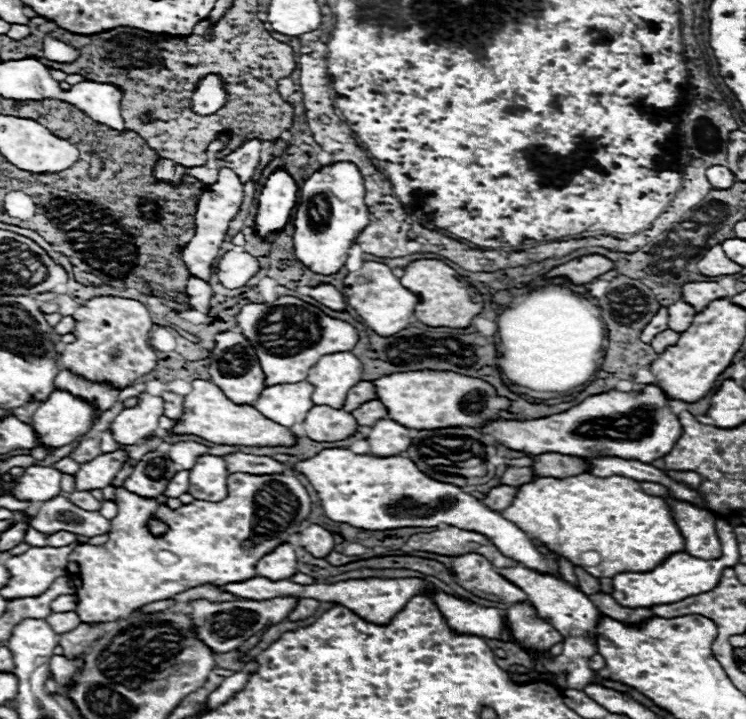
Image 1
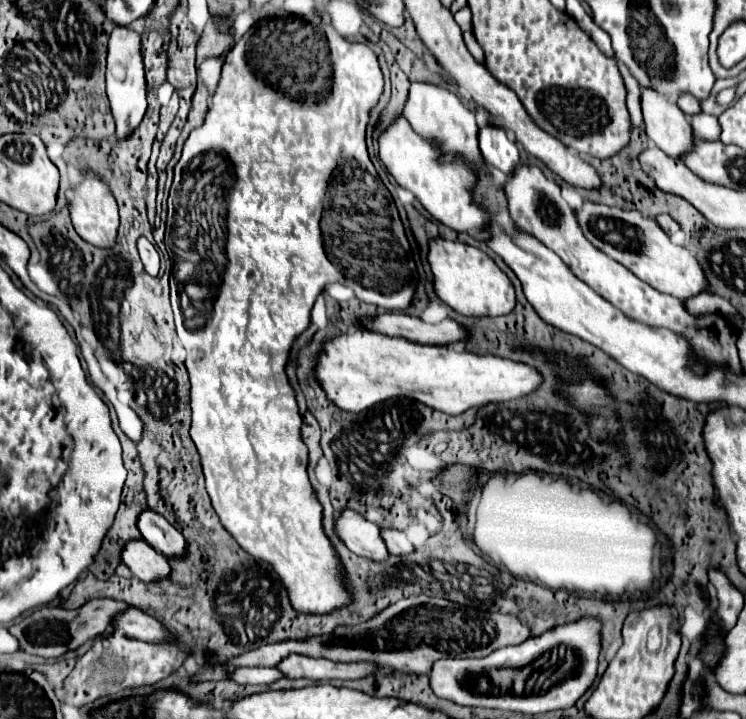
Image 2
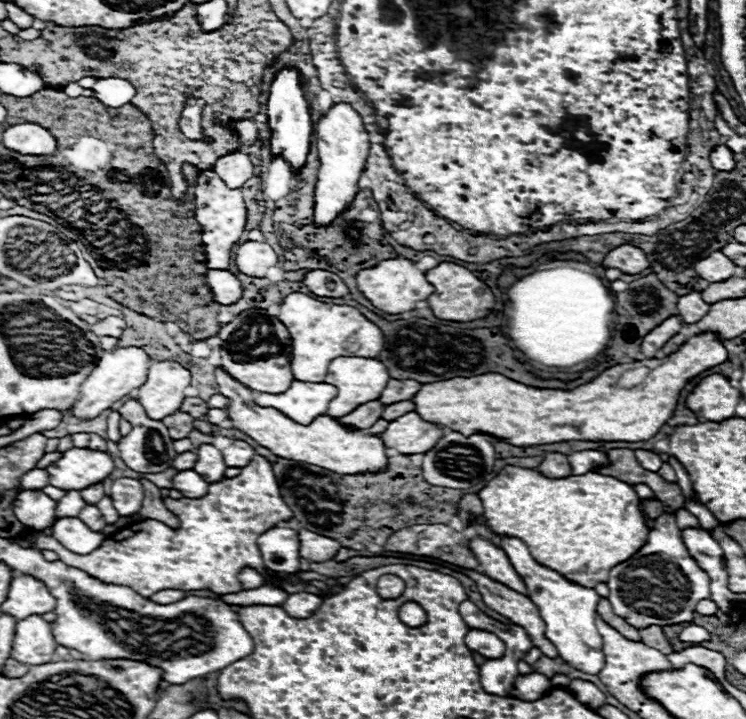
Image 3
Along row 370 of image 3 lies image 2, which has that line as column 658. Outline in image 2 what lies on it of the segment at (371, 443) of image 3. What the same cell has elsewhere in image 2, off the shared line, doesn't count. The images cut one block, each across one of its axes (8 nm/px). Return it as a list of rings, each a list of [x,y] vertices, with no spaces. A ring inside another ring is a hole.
[[[660,214],[660,216],[656,216],[656,222],[658,222],[658,226],[660,226],[668,236],[672,236],[672,234],[676,234],[676,232],[680,230],[680,226],[678,226],[668,214]]]

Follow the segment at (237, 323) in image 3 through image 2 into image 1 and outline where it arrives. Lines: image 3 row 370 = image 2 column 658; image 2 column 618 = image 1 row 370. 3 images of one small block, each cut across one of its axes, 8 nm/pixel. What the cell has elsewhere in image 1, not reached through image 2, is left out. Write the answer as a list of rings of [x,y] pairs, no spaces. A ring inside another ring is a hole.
[[[220,332],[216,334],[216,346],[212,348],[210,356],[210,380],[224,390],[224,394],[236,402],[236,404],[252,404],[260,396],[260,390],[264,390],[264,372],[256,358],[256,348],[248,342],[248,338],[240,332]]]

